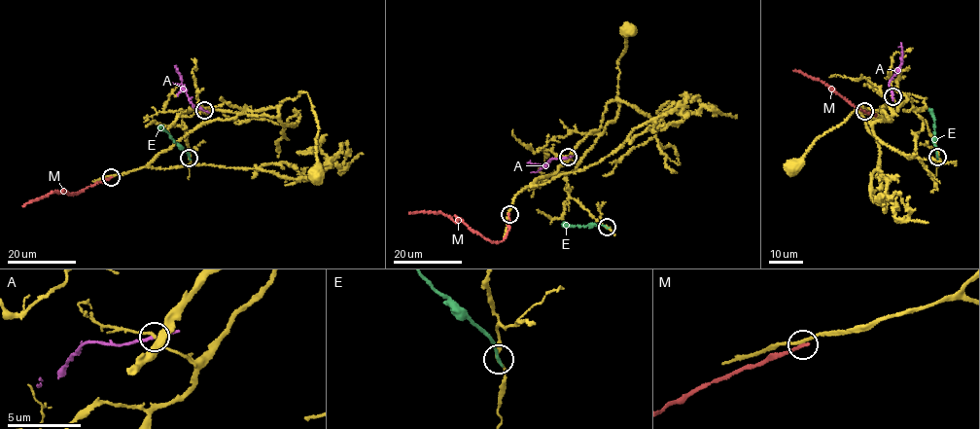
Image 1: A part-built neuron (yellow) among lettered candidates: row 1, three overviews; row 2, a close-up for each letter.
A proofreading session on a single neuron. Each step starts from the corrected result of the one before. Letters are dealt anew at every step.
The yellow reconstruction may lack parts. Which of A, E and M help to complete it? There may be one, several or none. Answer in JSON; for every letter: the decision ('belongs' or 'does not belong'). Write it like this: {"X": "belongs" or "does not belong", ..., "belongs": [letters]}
{"A": "does not belong", "E": "does not belong", "M": "does not belong", "belongs": []}

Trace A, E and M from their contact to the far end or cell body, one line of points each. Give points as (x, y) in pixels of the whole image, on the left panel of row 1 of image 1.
A: (204, 111), (191, 103), (174, 67)
E: (190, 158), (158, 125)
M: (111, 177), (72, 195), (52, 192), (23, 206)

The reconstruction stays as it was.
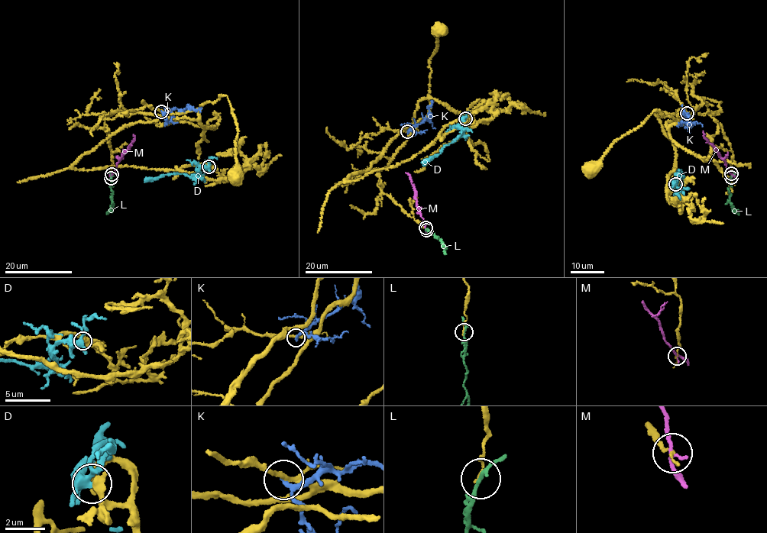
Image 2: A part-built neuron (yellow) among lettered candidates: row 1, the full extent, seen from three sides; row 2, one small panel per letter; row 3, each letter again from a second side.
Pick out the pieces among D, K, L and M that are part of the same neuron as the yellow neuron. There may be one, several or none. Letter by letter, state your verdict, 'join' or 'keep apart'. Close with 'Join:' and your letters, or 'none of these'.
D: keep apart
K: keep apart
L: keep apart
M: keep apart
Join: none of these

